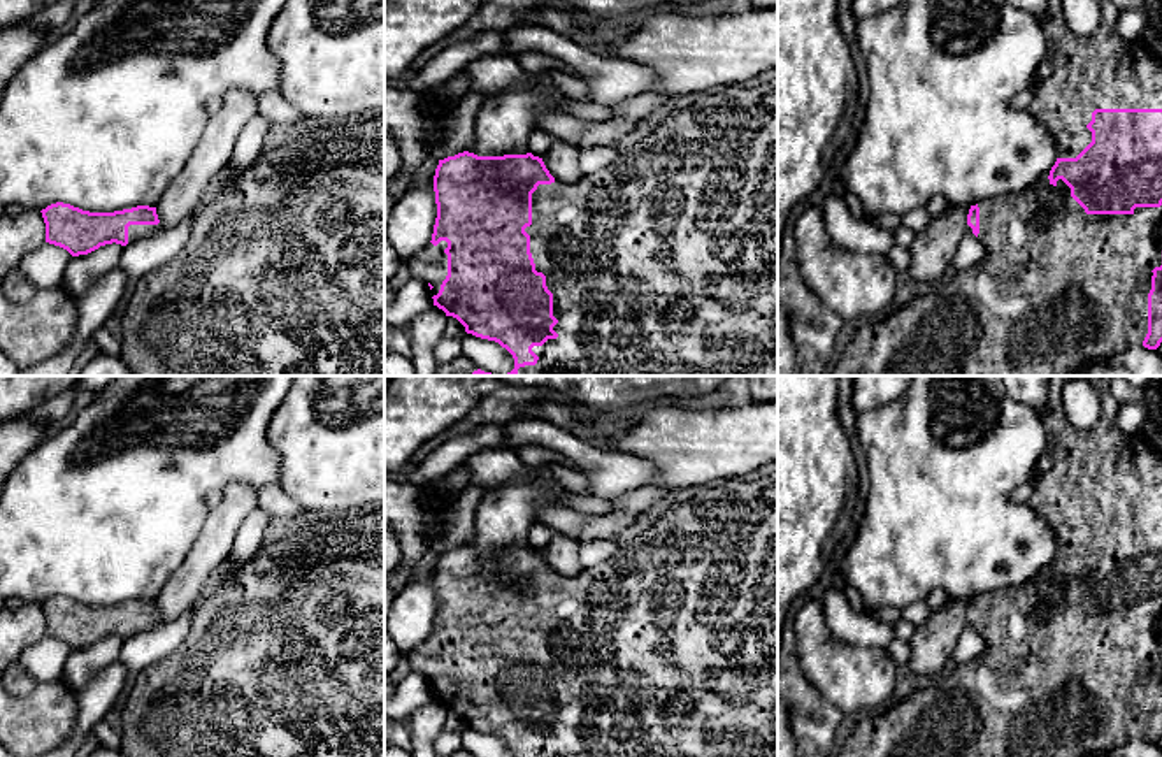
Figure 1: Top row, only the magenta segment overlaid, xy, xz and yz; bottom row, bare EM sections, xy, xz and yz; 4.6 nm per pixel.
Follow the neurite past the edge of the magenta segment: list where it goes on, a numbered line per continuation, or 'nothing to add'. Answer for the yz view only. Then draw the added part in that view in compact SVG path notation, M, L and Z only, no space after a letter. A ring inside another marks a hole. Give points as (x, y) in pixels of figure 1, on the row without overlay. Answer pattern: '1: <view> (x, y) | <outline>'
1: yz (1099, 464) | M1067 376L1048 378L1048 409L1039 416L1046 429L1051 465L1036 479L1027 504L1051 527L1057 552L1076 552L1092 536L1087 518L1095 502L1162 502L1162 455L1139 434L1115 429L1120 402L1111 393L1101 397L1101 420L1087 430L1076 429L1062 409L1065 379Z
2: yz (1059, 678) | M1046 566L1020 587L995 590L978 597L978 632L986 641L986 653L965 664L955 664L948 674L913 692L907 699L883 710L862 715L851 729L837 757L1092 757L1111 752L1130 739L1143 739L1148 727L1148 687L1153 662L1162 659L1162 599L1136 601L1132 608L1087 608L1071 590L1071 581L1058 573L1053 580Z

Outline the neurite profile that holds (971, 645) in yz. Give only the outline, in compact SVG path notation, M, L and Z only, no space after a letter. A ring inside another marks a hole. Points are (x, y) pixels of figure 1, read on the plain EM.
M965 627L955 643L951 660L955 664L965 664L983 655L986 655L985 638L974 627Z

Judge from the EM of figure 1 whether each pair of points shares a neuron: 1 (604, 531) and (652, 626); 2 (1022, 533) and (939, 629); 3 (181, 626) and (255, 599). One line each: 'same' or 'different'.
1: different
2: different
3: different

